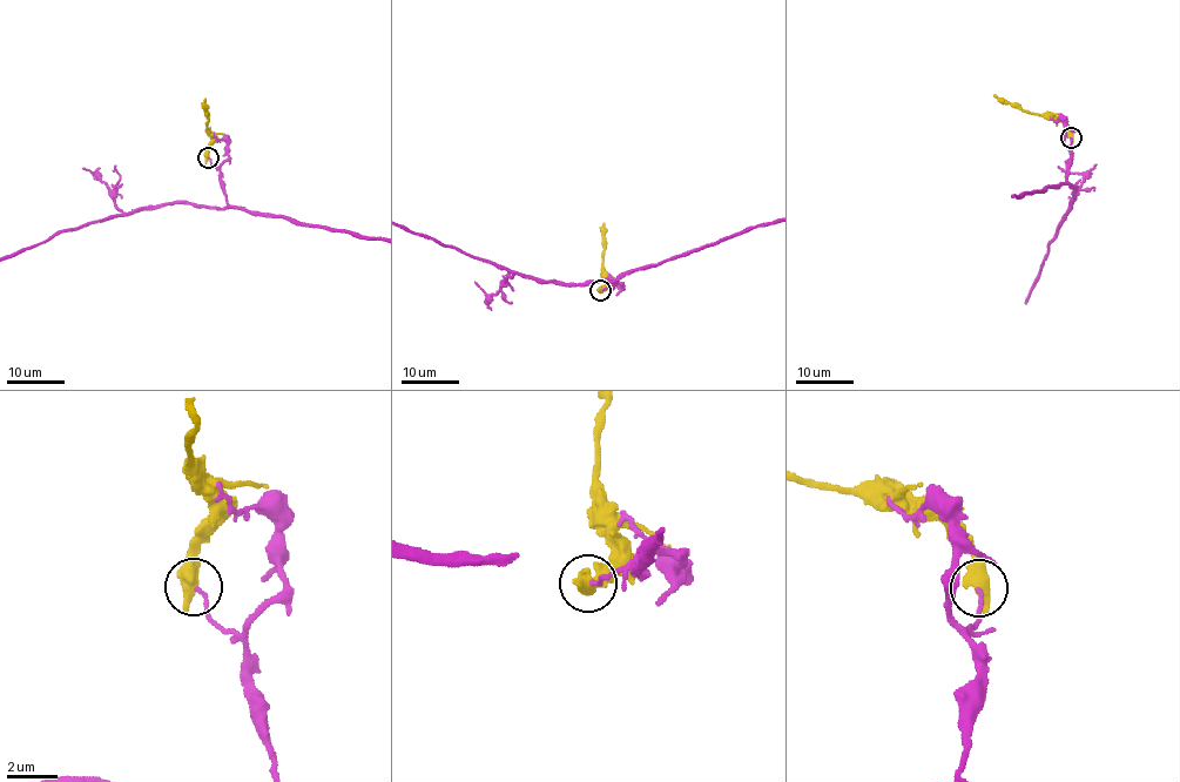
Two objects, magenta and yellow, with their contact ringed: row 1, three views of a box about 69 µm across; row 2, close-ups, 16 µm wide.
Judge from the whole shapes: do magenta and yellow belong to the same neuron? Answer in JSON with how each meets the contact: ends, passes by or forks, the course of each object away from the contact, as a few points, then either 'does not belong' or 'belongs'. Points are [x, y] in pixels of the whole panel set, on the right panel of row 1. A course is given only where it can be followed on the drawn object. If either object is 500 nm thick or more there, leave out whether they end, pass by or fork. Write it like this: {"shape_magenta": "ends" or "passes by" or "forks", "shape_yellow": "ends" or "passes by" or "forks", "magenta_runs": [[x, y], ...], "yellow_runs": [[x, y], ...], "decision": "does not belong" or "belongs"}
{"yellow_runs": [[1071, 136], [1071, 132], [1059, 119], [1022, 112], [993, 94]], "decision": "does not belong"}

